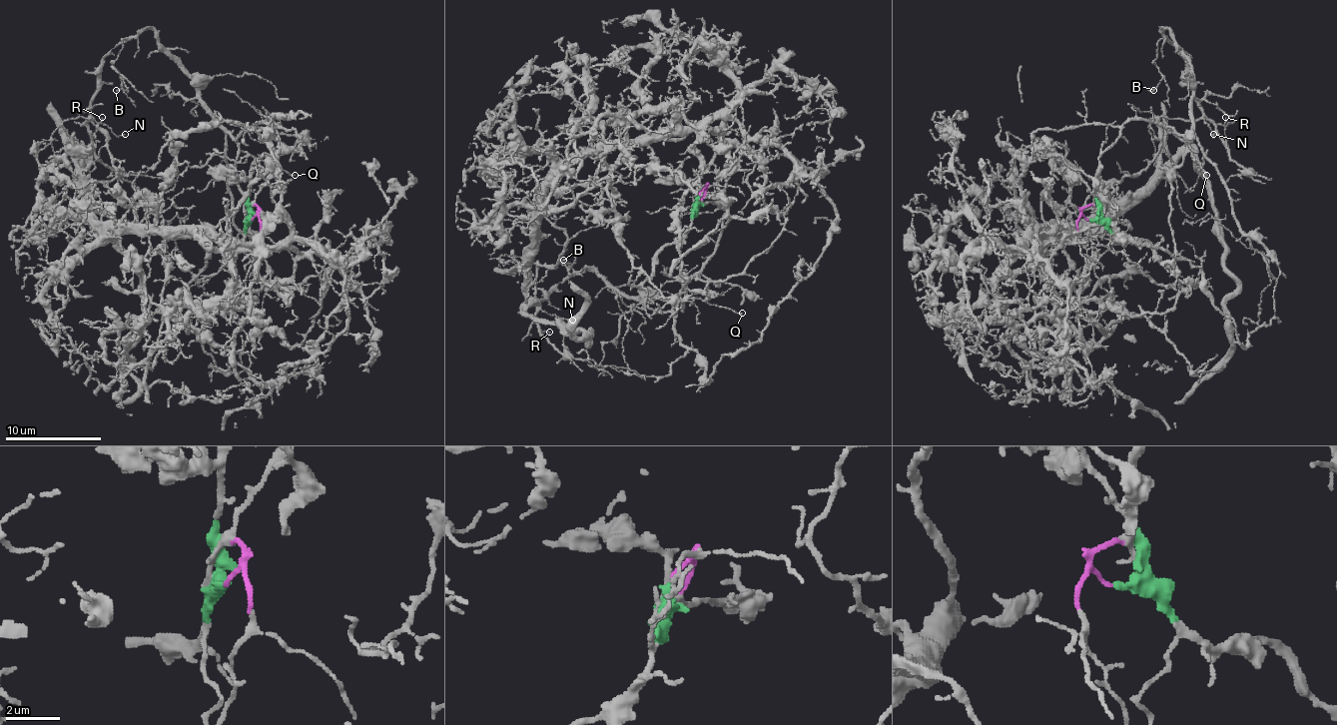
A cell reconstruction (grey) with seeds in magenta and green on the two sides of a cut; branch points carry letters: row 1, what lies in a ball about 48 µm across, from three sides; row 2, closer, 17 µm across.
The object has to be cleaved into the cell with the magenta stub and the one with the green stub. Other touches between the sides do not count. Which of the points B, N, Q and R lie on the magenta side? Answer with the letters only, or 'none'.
B, N, Q, R

